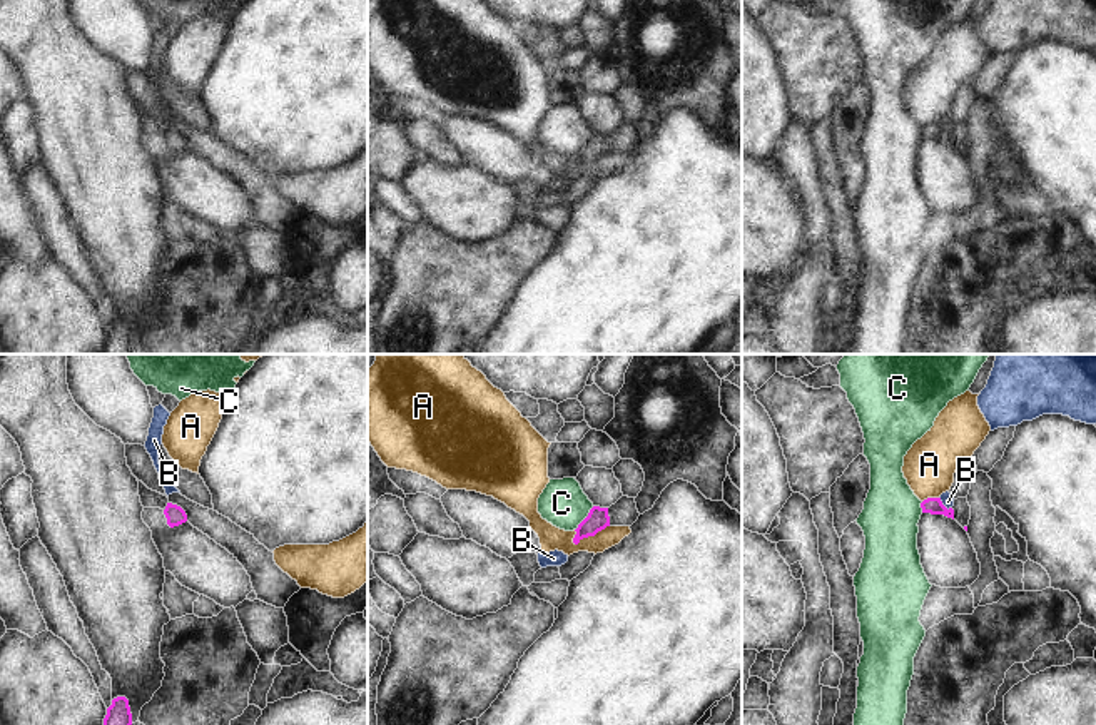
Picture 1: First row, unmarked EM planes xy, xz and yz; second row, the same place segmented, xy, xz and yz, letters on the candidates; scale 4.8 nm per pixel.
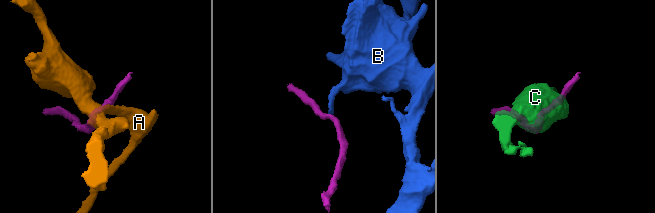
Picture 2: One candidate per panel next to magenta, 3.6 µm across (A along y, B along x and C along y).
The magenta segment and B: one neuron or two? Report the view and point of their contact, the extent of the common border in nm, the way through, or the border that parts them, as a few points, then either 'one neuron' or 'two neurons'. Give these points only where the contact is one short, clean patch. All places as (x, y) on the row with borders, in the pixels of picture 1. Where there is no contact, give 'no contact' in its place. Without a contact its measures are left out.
yz (943, 505) | 90 nm | along yz (939, 496), (951, 508) | two neurons

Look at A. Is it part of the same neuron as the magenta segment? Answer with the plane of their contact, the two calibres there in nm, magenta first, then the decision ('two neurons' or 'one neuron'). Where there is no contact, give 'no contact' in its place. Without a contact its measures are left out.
xz | 110/120 nm | two neurons

